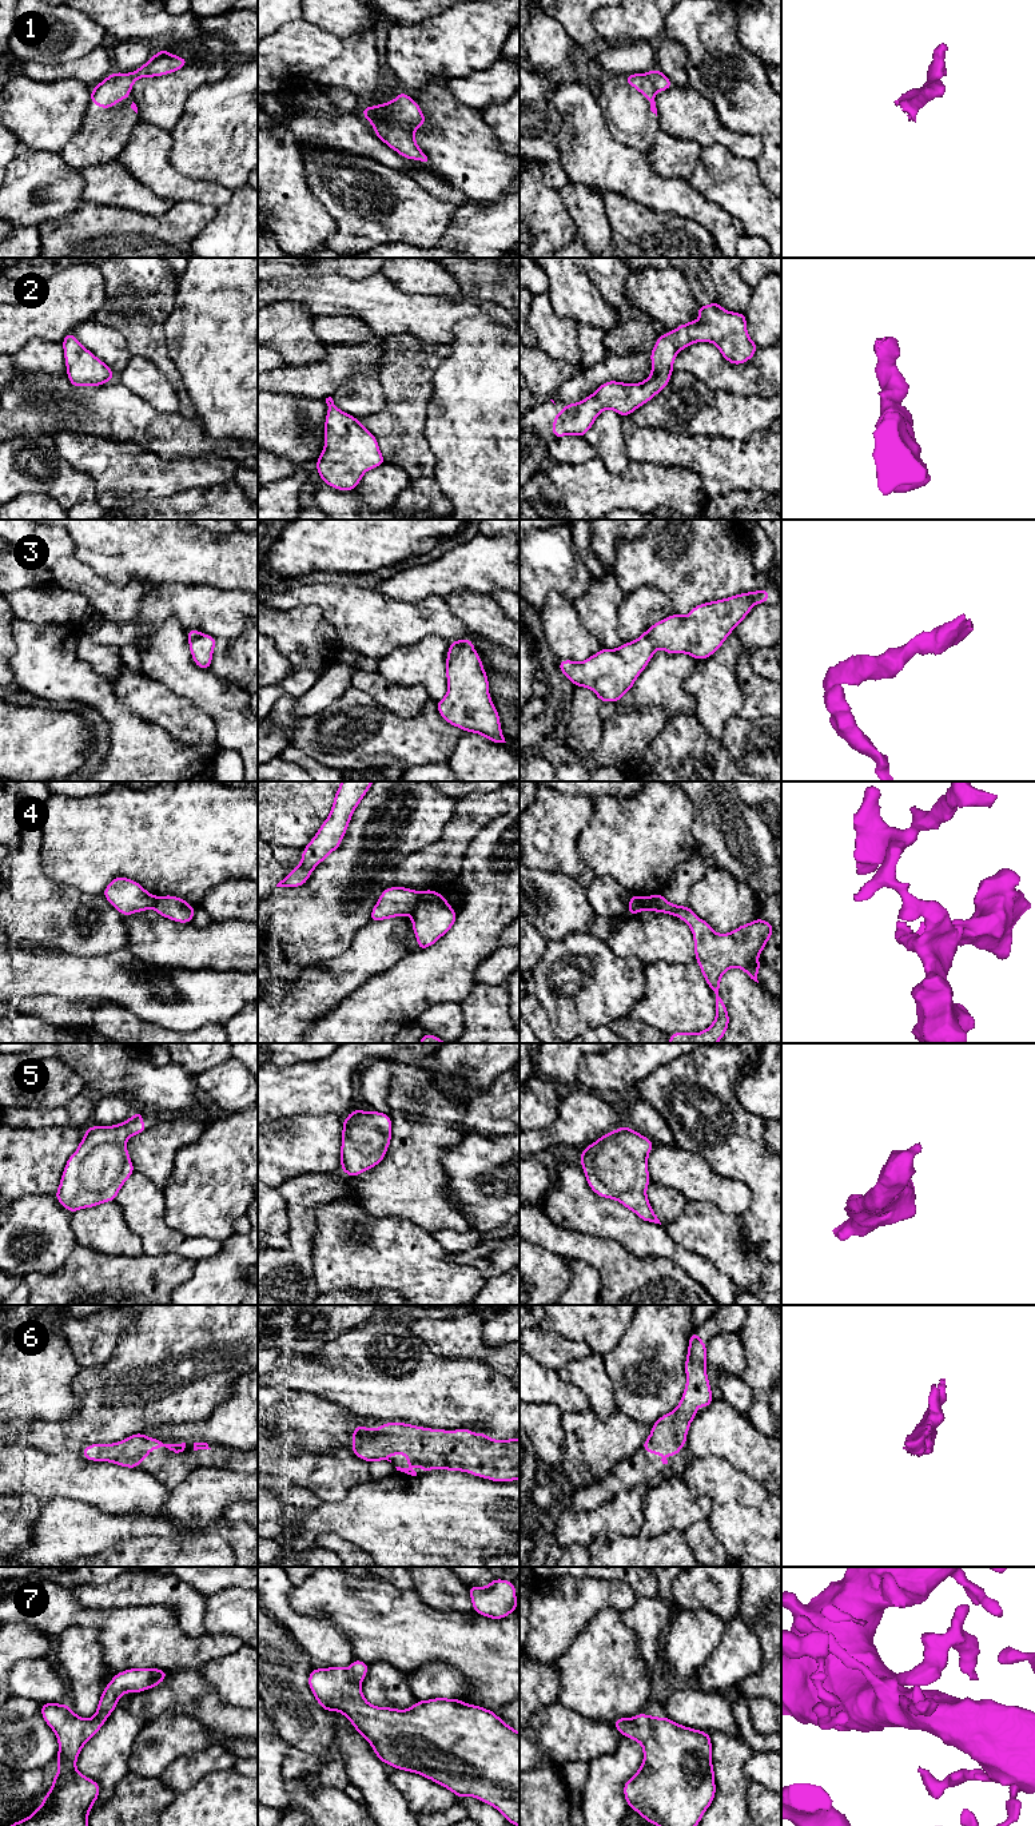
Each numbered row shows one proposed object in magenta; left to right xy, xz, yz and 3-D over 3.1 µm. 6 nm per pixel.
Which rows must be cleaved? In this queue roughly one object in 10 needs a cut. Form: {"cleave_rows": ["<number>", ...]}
{"cleave_rows": ["4"]}

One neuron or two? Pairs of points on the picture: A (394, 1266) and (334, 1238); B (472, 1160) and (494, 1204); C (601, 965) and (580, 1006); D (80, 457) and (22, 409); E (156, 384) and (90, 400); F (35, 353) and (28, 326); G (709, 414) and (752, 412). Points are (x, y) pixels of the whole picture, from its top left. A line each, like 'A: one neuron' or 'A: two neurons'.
A: one neuron
B: one neuron
C: one neuron
D: two neurons
E: two neurons
F: two neurons
G: one neuron

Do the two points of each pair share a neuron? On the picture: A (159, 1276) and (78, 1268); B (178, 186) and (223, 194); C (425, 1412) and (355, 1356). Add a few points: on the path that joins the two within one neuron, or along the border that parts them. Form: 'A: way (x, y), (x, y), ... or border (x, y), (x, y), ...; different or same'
A: way (139, 1276), (98, 1276); same
B: way (188, 189), (213, 194); same
C: way (407, 1395), (394, 1381), (377, 1377), (373, 1373); same

